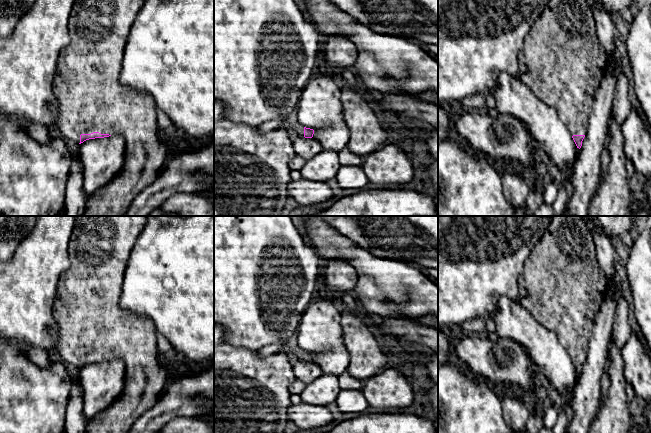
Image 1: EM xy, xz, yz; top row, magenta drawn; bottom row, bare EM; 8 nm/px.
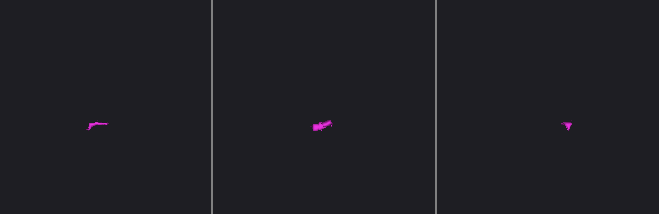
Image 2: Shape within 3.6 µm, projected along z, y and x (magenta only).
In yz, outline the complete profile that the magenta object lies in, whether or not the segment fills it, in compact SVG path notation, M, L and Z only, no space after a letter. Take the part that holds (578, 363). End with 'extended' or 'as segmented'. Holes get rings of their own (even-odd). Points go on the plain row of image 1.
M553 216L541 240L525 260L518 286L520 304L556 334L580 373L587 356L594 318L607 289L607 280L597 260L593 233L585 216Z | extended

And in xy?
M76 216L69 240L70 267L61 274L53 304L53 316L59 325L58 358L77 371L89 363L121 359L125 364L124 388L120 396L103 412L88 419L86 433L129 433L135 421L158 401L166 388L170 372L157 350L157 330L147 315L120 307L123 280L131 250L146 225L146 216Z | extended

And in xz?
M296 346L293 349L287 349L287 350L292 362L295 362L295 361L312 362L313 361L314 354L303 351L298 346Z | extended

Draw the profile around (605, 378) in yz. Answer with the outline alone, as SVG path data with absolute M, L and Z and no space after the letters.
M610 336L609 341L608 341L608 347L607 347L607 358L605 362L605 368L602 376L602 382L601 382L601 394L600 394L600 401L599 401L599 406L597 409L596 414L600 411L601 407L604 404L604 401L607 396L607 391L609 388L609 369L610 369L610 349L614 344L614 340L612 336Z

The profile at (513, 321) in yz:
M507 296L499 298L498 309L493 315L493 320L498 336L509 338L521 344L526 349L537 371L549 380L551 385L559 392L561 397L566 399L566 403L570 406L573 389L579 380L579 372L576 370L567 351L558 342L556 334L540 324L519 301L513 301Z

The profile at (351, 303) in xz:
M348 292L340 293L338 296L341 298L347 310L357 311L360 309L359 300L357 298L352 297Z

